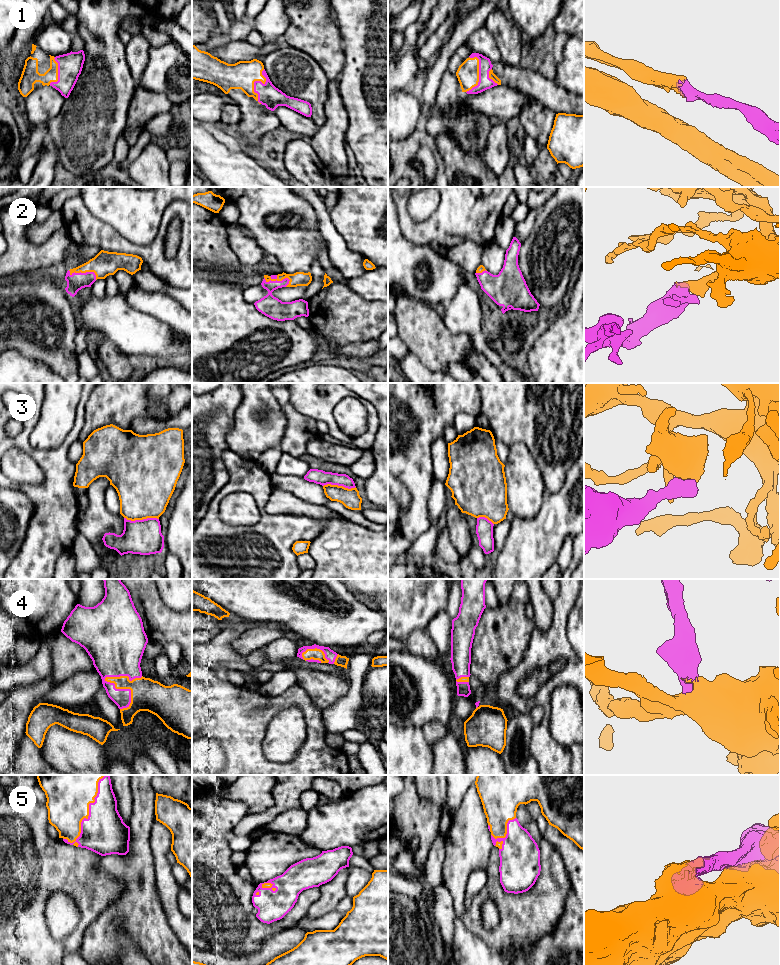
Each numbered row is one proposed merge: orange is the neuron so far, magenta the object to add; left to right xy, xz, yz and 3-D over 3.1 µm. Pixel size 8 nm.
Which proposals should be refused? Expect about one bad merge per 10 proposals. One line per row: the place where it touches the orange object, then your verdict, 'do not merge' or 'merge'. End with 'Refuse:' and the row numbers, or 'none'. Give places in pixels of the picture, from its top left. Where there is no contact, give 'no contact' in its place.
1: contact xz (254, 81); merge
2: contact xz (277, 280); merge
3: contact xy (141, 519); merge
4: contact xy (111, 682); merge
5: contact xy (88, 813); merge
Refuse: none

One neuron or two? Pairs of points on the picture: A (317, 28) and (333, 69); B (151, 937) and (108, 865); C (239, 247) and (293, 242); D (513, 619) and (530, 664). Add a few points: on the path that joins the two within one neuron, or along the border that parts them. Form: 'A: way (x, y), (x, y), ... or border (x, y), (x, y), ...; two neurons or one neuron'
A: way (320, 38), (331, 59); one neuron
B: way (144, 917), (140, 910), (140, 892), (128, 878); one neuron
C: border (243, 227), (265, 252); two neurons
D: border (534, 628), (523, 658), (511, 669); two neurons

